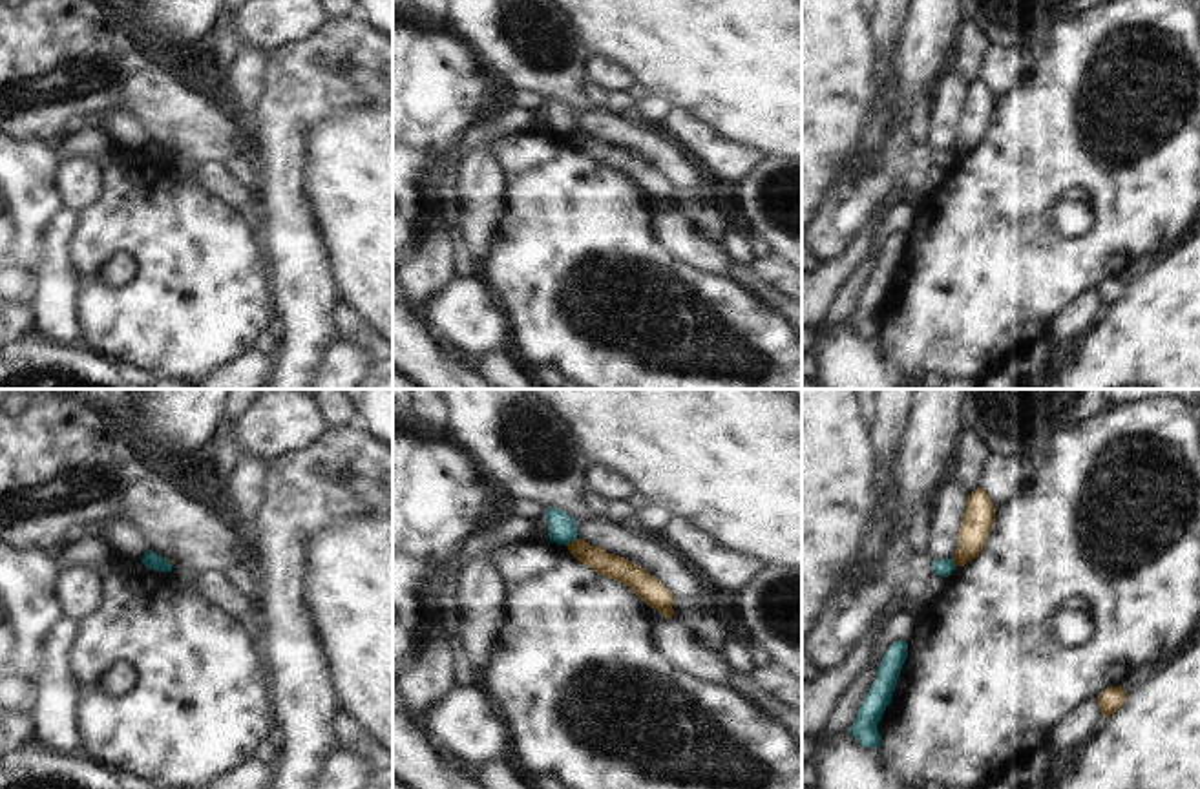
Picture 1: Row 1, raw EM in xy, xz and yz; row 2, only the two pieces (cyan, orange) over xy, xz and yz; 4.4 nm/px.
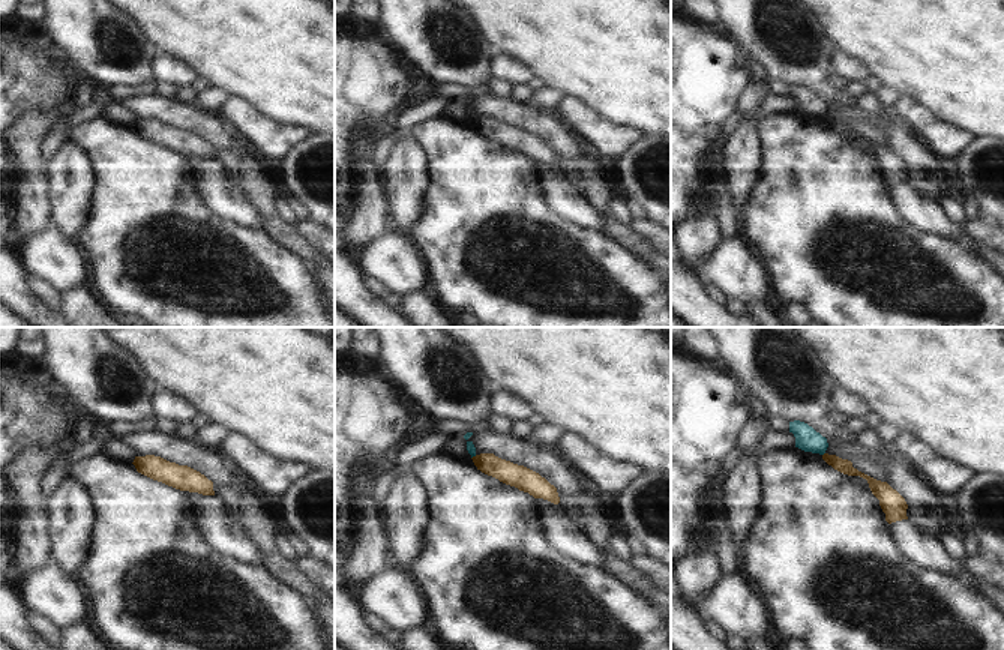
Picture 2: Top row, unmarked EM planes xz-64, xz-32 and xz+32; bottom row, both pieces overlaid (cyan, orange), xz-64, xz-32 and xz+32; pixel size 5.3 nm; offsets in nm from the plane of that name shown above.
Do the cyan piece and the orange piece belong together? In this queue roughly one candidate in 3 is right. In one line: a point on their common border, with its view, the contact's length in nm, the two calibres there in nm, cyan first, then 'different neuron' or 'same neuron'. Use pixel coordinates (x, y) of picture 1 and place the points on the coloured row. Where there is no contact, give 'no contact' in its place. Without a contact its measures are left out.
contact xz (570, 541); length 60 nm; calibres 130 and 110 nm; different neuron

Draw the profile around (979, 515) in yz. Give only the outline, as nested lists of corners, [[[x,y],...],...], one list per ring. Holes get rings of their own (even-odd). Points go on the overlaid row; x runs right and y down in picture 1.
[[[977,488],[968,495],[966,511],[959,526],[959,544],[952,559],[955,566],[964,566],[981,553],[995,521],[995,511],[997,510],[983,488]]]

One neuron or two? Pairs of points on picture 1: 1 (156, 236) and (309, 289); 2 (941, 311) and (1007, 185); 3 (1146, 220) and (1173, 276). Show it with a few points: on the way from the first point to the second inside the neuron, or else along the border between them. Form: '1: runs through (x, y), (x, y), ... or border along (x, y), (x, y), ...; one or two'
1: border along (258, 238), (262, 258), (267, 265), (274, 316); two
2: runs through (972, 280), (985, 267), (989, 221), (992, 216); one
3: border along (1177, 247), (1155, 260); two

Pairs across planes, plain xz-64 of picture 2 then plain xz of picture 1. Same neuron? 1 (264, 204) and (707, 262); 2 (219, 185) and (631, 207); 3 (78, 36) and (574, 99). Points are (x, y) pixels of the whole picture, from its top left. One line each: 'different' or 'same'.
1: different
2: different
3: same

